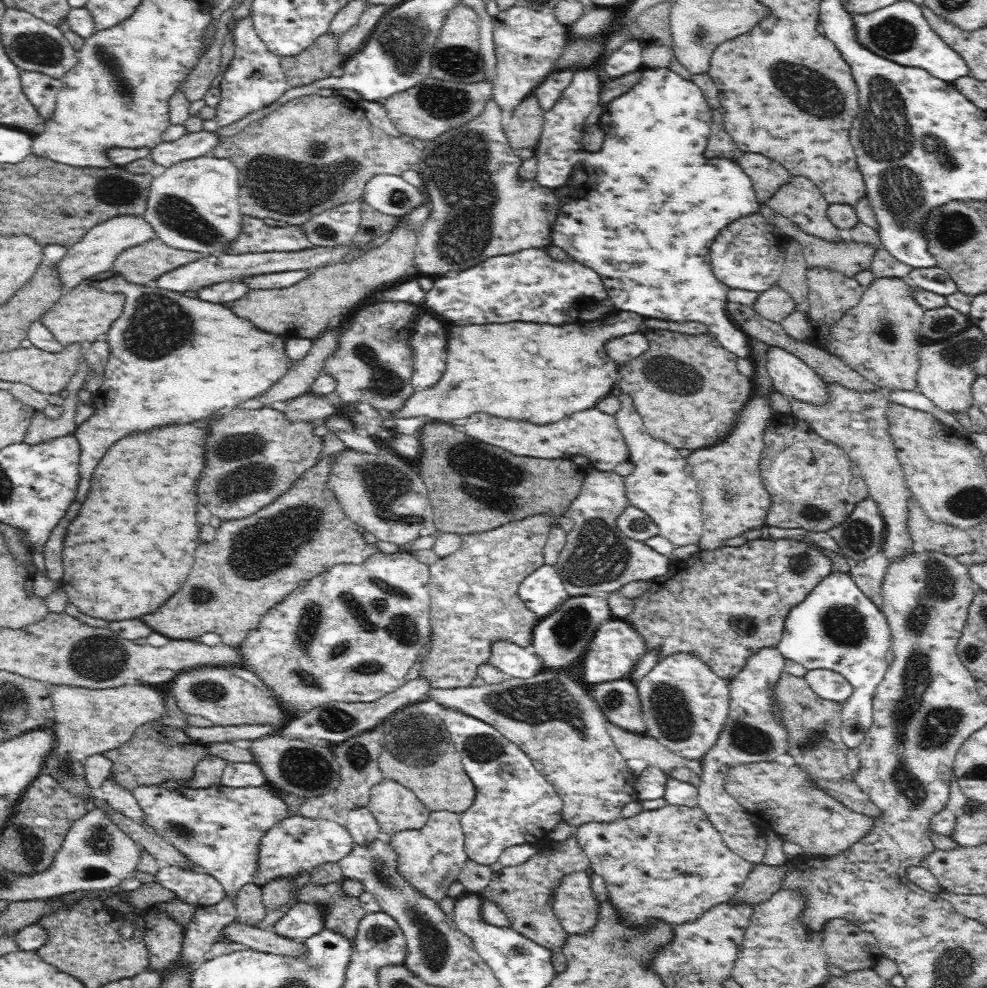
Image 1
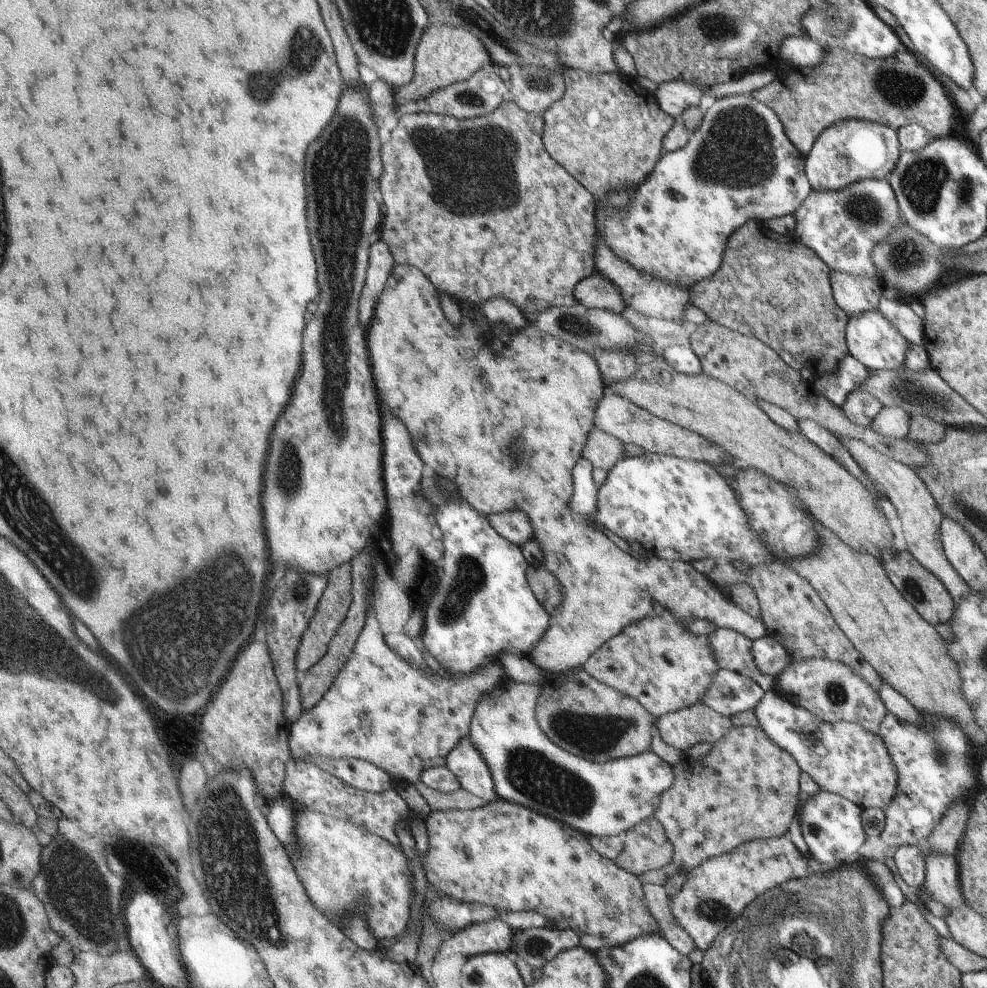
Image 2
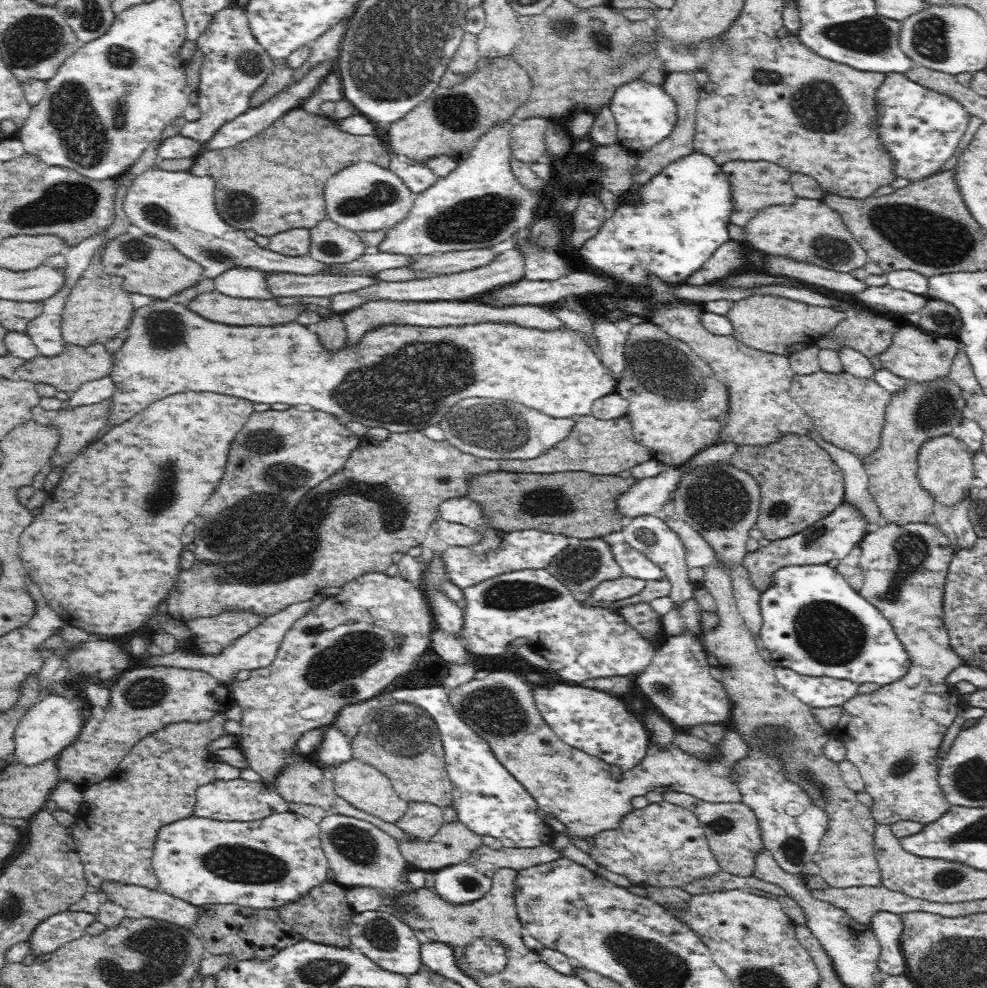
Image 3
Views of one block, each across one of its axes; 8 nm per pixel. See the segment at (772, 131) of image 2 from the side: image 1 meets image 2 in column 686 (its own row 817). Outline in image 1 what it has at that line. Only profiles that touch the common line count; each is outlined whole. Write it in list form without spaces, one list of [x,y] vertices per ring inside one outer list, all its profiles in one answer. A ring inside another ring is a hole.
[[[269,784],[238,788],[214,785],[189,792],[164,789],[162,785],[144,785],[131,793],[143,810],[147,829],[161,836],[222,885],[222,900],[211,907],[199,907],[184,930],[181,962],[190,966],[200,960],[220,938],[222,930],[236,920],[238,909],[234,900],[238,890],[254,880],[258,842],[266,831],[290,816],[288,803]]]

